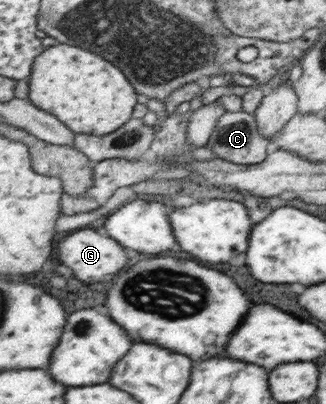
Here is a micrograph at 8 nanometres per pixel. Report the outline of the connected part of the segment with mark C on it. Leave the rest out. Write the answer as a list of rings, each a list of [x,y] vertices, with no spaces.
[[[243,110],[227,112],[217,122],[216,132],[207,142],[216,157],[234,164],[258,164],[265,159],[268,138],[260,134],[255,114]]]

